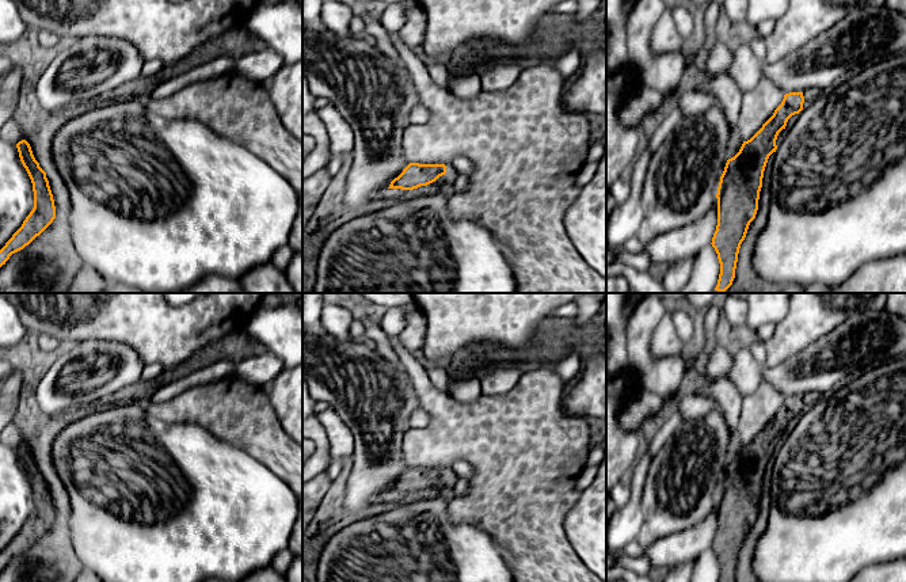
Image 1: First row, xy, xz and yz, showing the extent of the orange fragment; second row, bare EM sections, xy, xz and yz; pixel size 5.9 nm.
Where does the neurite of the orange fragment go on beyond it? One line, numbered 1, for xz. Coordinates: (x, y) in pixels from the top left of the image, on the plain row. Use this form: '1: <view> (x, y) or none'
1: xz (446, 484)

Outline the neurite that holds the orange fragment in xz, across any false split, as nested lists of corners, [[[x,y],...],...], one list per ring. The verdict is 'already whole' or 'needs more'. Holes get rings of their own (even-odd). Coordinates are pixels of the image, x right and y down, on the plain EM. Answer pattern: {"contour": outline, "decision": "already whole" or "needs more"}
{"contour": [[[410,467],[381,498],[384,505],[400,505],[407,501],[431,498],[441,491],[452,494],[457,473],[453,468],[419,468]]], "decision": "needs more"}

